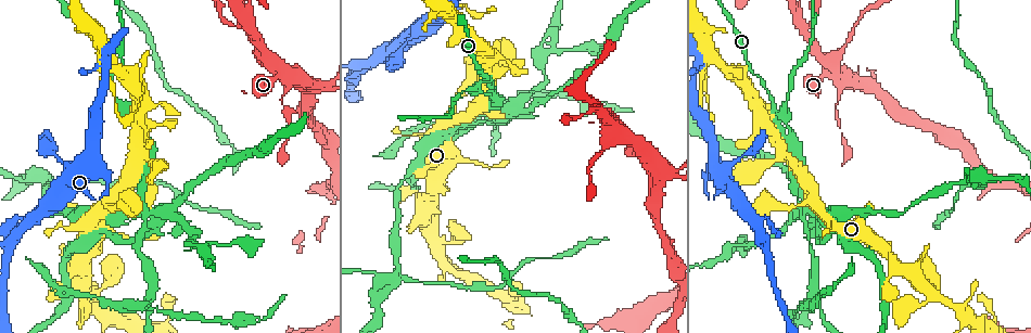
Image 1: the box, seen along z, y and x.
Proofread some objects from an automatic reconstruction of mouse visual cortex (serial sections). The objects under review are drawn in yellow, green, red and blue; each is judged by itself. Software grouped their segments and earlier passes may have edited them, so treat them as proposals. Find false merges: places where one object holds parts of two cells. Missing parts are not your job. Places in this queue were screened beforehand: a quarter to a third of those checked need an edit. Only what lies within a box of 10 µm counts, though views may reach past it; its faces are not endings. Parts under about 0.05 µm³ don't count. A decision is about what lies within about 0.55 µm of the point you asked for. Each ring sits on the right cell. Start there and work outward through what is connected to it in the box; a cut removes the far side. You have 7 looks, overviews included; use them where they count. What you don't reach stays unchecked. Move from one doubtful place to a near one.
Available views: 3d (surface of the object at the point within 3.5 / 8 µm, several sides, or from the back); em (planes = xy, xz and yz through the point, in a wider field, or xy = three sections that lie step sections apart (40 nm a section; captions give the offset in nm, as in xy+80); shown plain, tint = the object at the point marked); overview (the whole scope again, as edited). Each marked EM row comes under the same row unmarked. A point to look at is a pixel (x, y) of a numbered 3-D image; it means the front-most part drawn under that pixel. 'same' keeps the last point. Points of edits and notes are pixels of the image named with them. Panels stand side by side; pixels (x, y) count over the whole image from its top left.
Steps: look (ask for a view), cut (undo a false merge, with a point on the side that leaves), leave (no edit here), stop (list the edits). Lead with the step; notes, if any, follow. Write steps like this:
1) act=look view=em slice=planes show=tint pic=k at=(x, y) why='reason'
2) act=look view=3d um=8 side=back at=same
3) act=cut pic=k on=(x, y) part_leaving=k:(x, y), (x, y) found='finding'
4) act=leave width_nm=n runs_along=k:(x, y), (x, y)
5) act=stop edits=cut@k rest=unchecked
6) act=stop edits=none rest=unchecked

act=look view=3d um=3.5 pic=1 at=(839, 83) why='four arms meet'

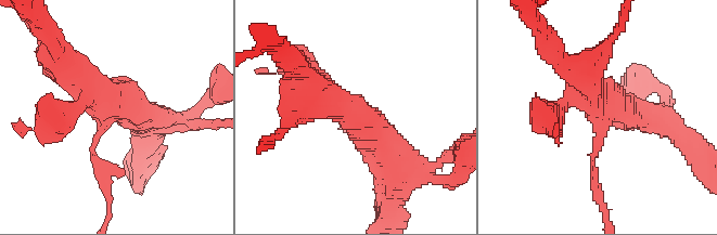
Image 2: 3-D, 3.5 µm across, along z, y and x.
act=look view=em slice=xy step=3 show=tint pic=2 at=(107, 110)

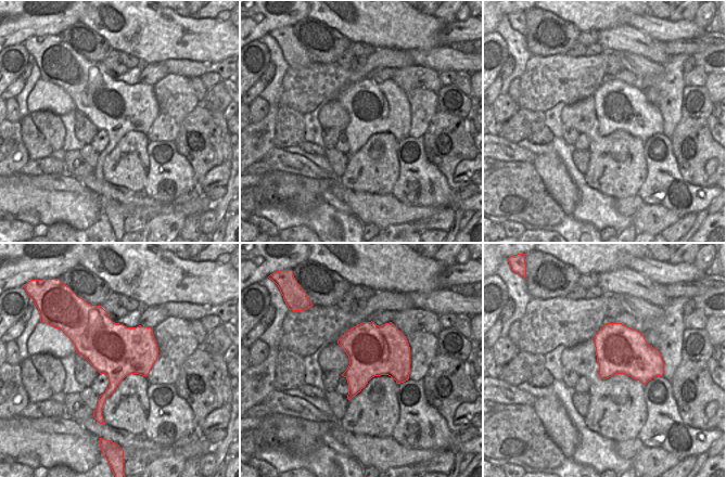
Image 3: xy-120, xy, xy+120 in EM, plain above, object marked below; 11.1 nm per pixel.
act=leave runs_along=2:(561, 107), (594, 93), (594, 173) found='one cell here'

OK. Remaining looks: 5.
act=look view=3d um=3.5 pic=1 at=(250, 27) why='narrows sharply'

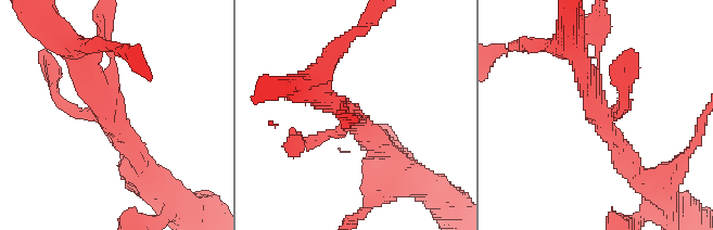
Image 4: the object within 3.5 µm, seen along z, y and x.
act=look view=em slice=xy step=5 show=tint pic=4 at=(108, 116) arms=3 arm_widths_nm=150,250,300

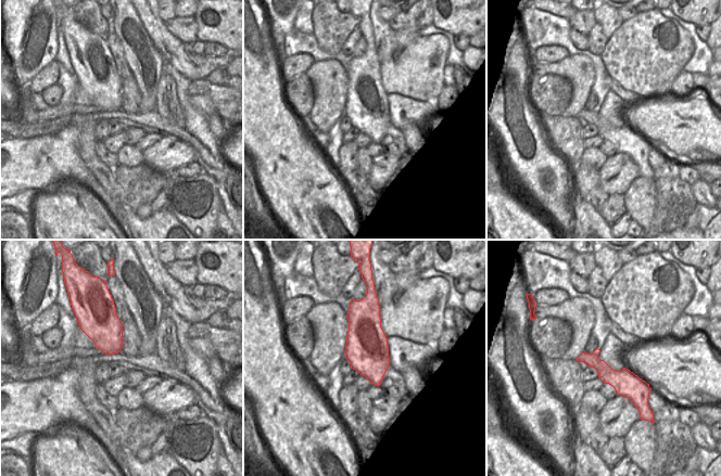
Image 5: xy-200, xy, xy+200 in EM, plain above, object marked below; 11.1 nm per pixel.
act=leave runs_along=4:(144, 171), (77, 58) found='continuous, no second cell'

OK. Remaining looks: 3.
act=look view=3d um=3.5 pic=1 at=(774, 109) why='three arms meet'

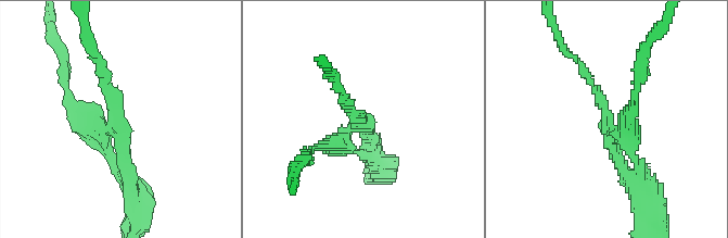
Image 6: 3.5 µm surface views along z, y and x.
act=look view=em slice=xy step=2 show=tint pic=6 at=(605, 125) arms=3 arm_widths_nm=150,200,200 why='need the tissue'

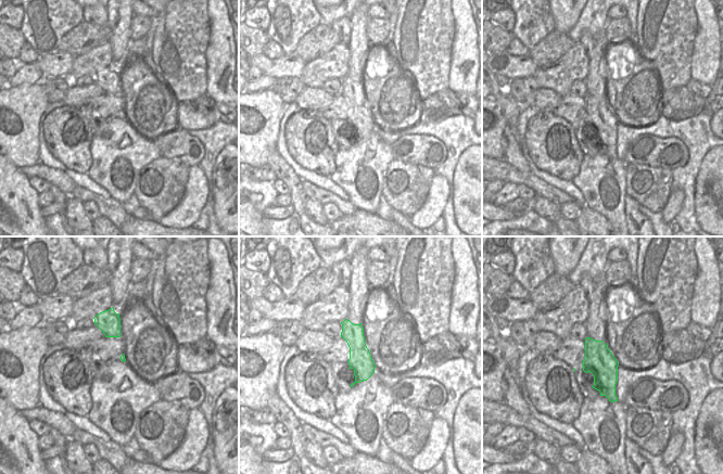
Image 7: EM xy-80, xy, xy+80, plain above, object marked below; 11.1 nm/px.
act=cut pic=6 on=(71, 117) width_nm=260 part_leaving=6:(638, 186), (651, 200), (654, 226) found='two cells meet here'

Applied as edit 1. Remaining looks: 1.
act=stop edits=cut@6 rest=unchecked

